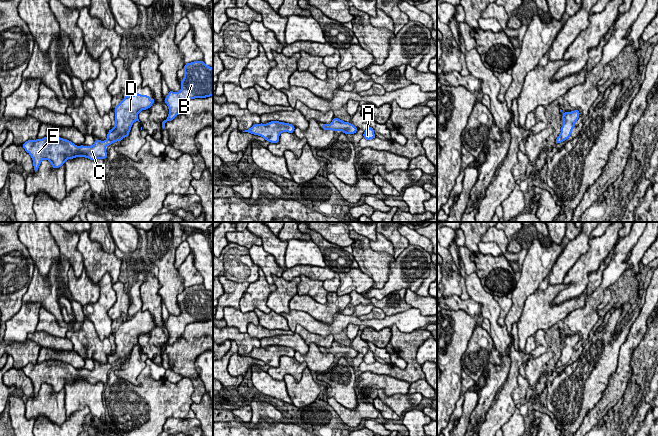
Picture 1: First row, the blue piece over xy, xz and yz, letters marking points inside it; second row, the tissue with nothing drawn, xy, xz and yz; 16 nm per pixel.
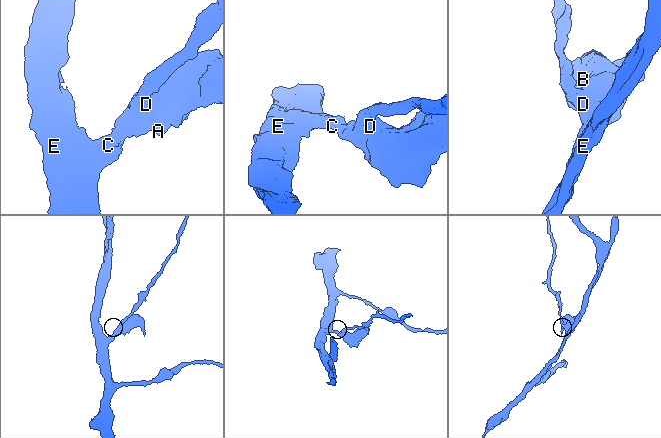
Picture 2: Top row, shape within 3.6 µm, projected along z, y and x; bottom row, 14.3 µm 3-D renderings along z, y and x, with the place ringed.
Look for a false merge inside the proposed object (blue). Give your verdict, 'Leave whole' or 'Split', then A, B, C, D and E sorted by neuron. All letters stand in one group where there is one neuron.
Leave whole. Groups: A B C D E

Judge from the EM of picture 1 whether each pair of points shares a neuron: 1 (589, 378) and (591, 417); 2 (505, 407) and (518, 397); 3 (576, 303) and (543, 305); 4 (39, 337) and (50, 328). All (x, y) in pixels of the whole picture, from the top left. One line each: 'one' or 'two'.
1: two
2: two
3: one
4: two

